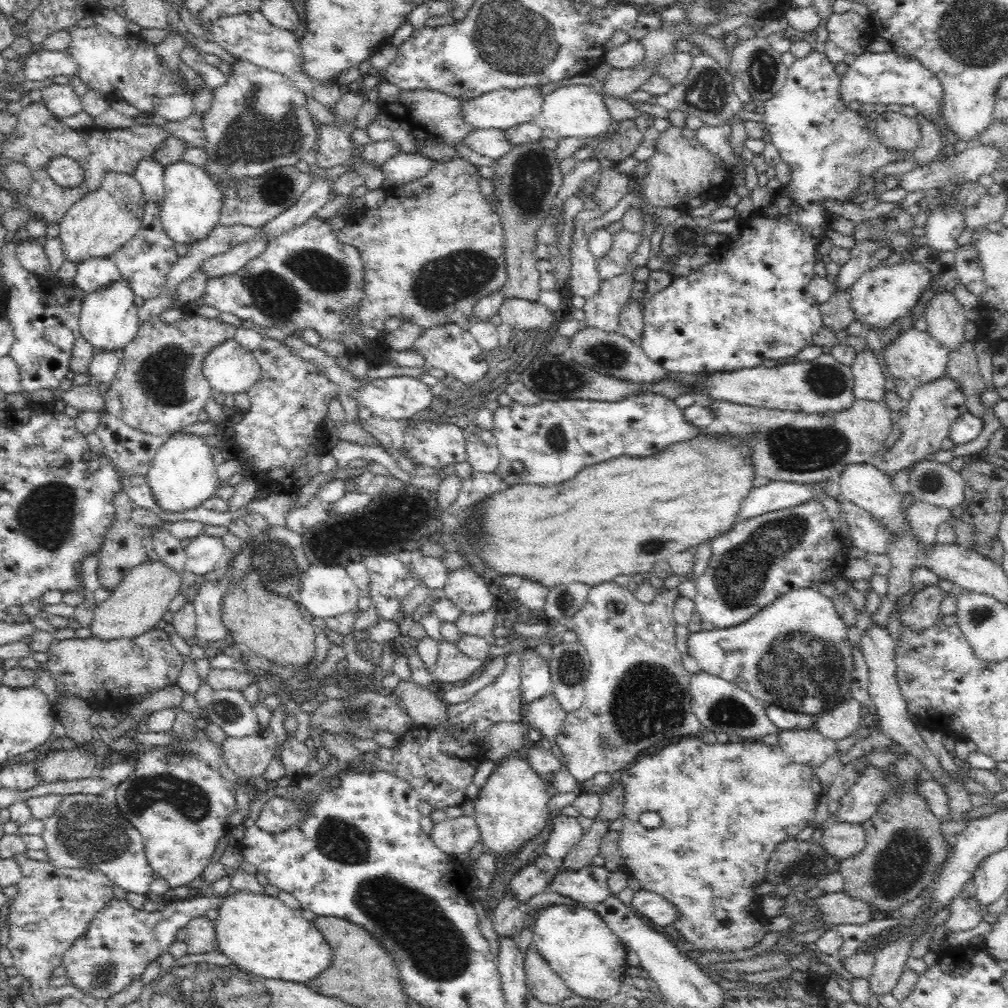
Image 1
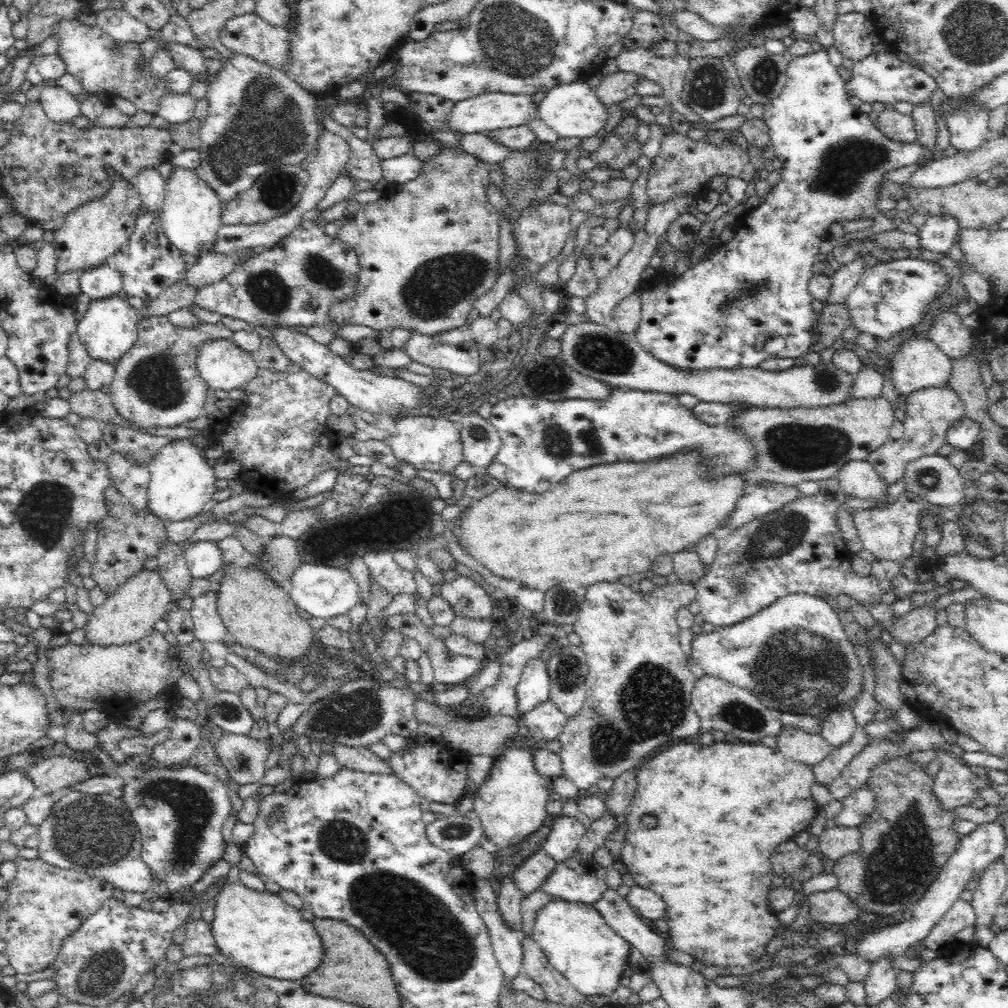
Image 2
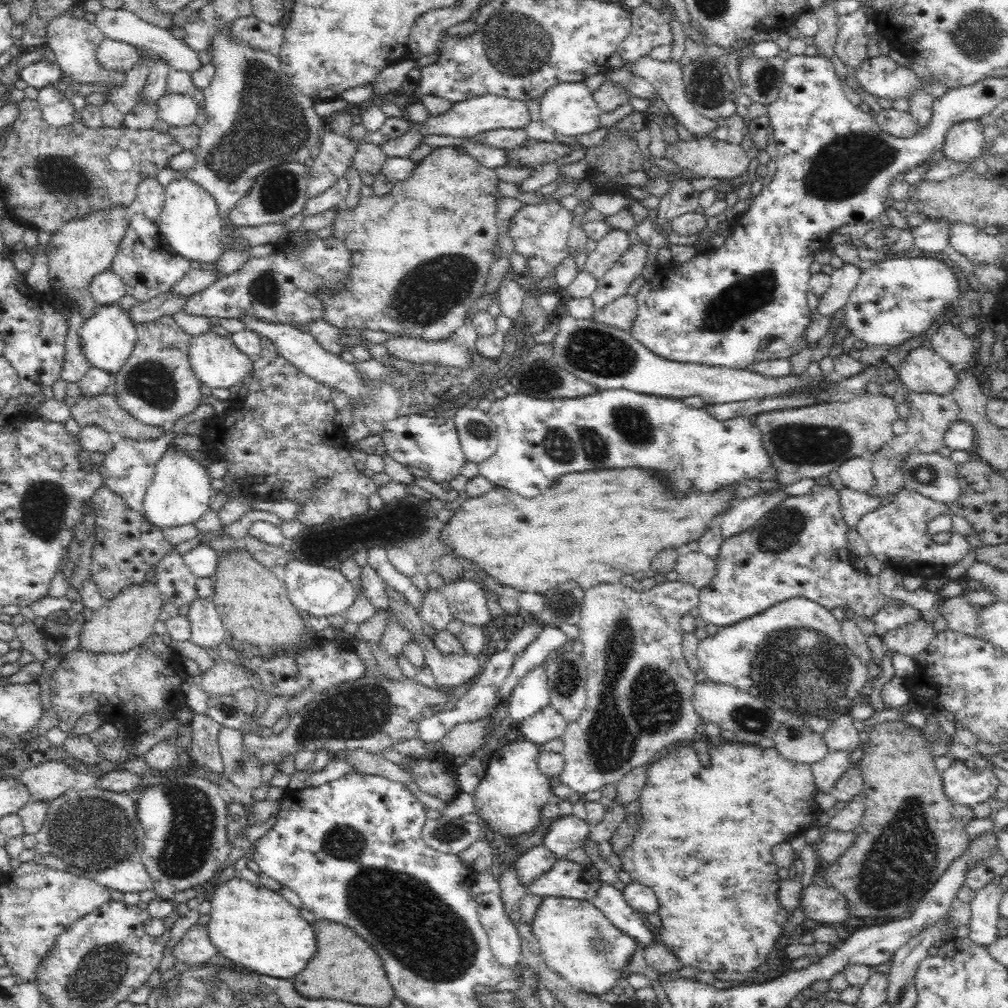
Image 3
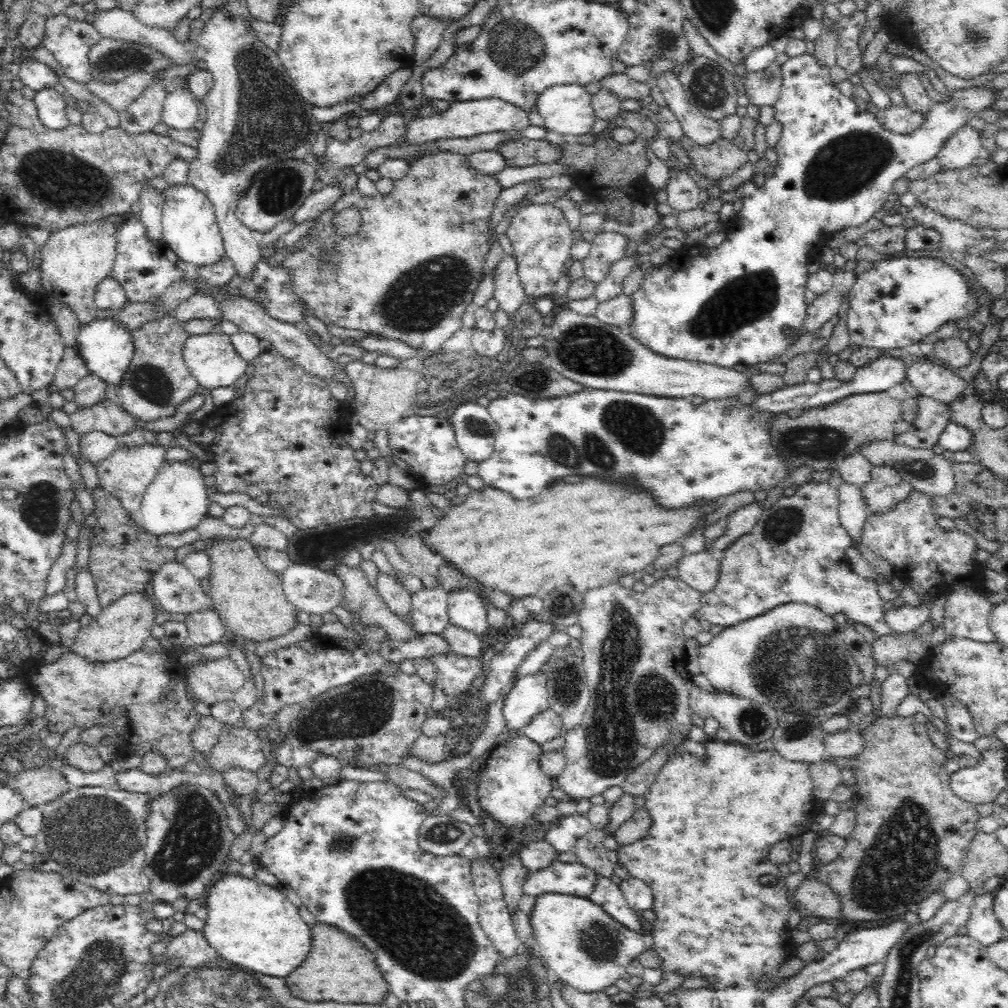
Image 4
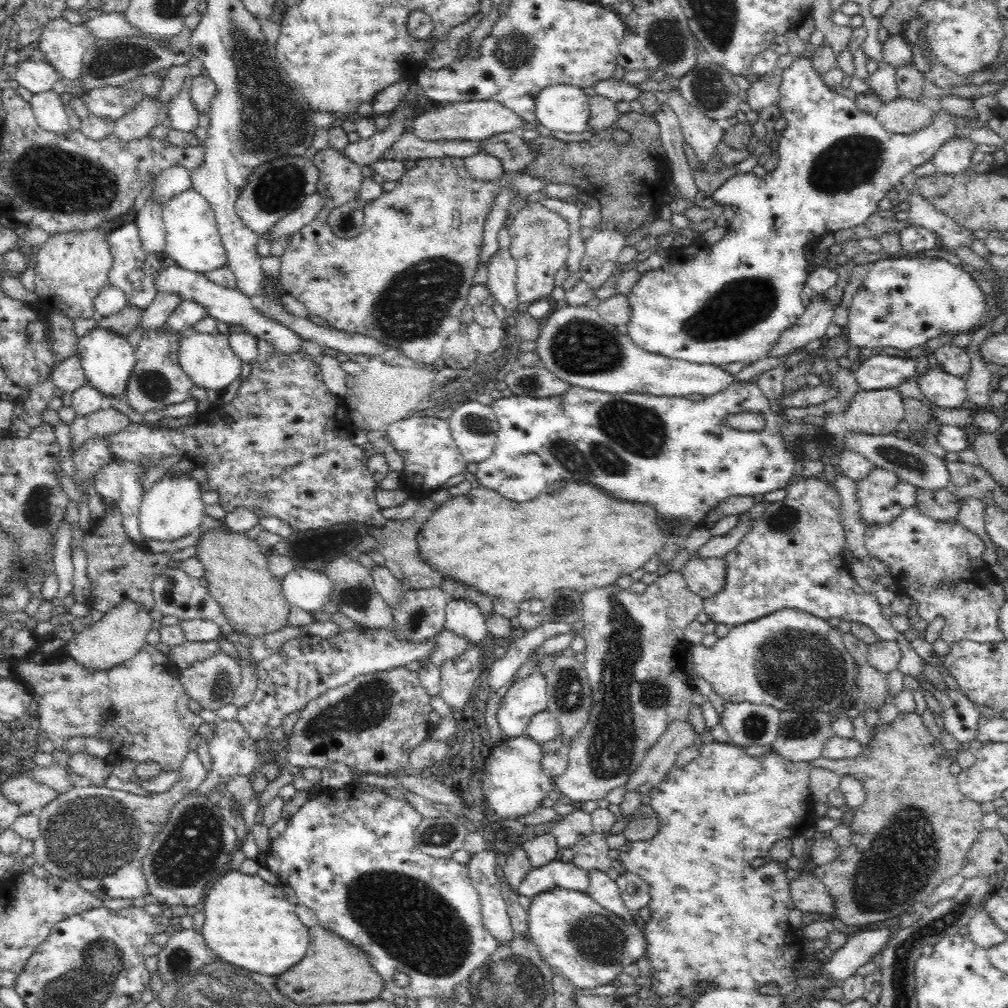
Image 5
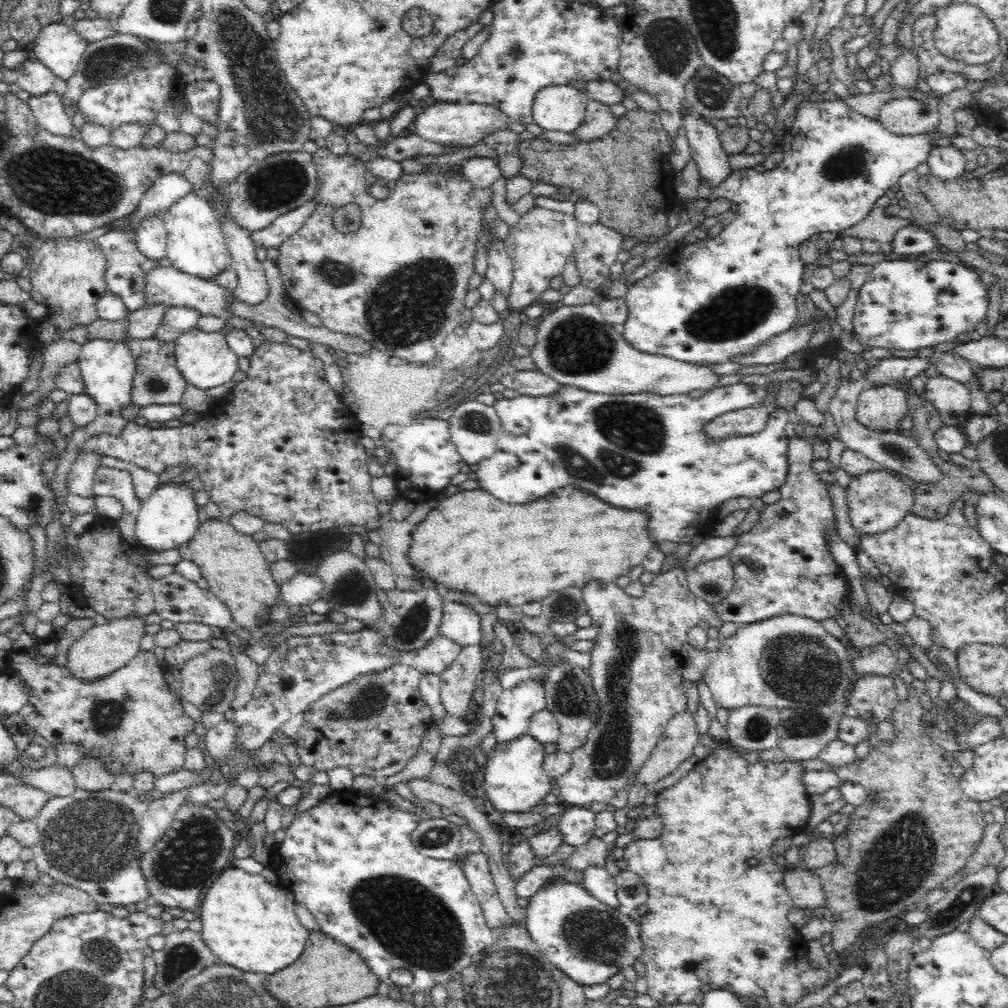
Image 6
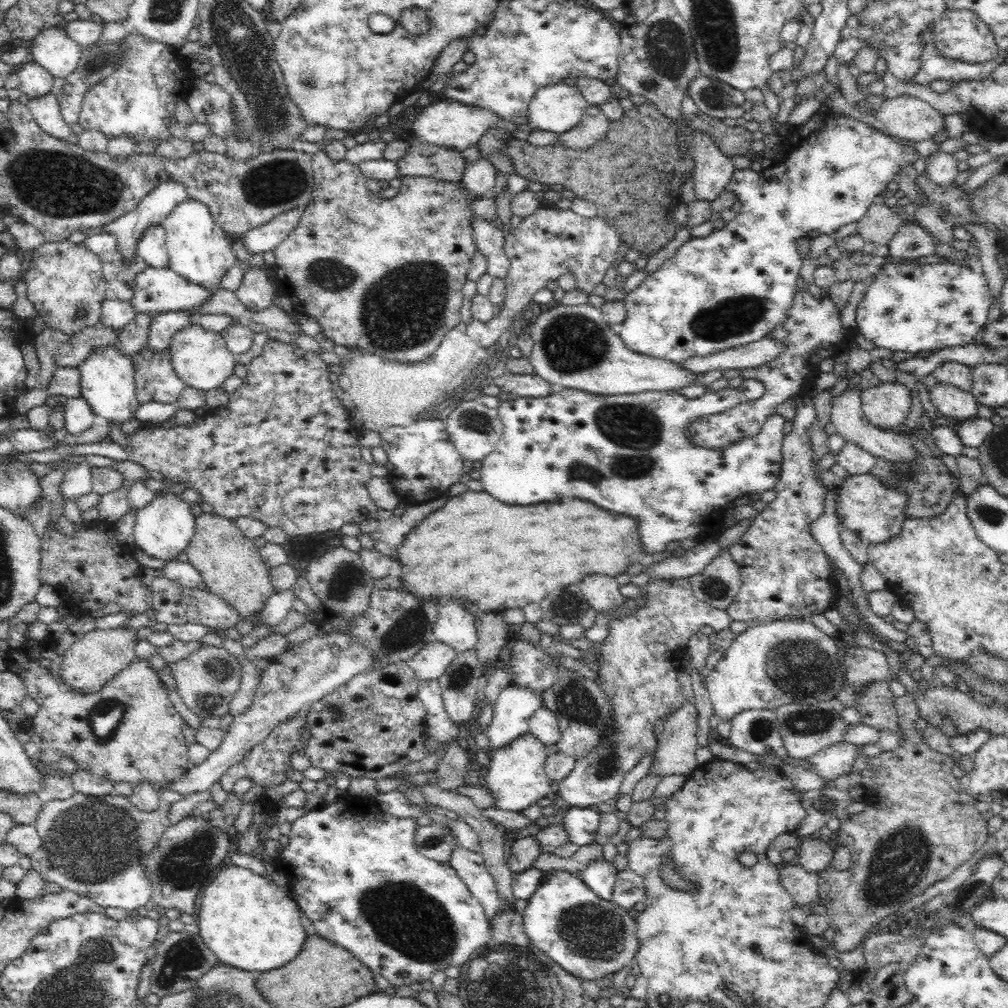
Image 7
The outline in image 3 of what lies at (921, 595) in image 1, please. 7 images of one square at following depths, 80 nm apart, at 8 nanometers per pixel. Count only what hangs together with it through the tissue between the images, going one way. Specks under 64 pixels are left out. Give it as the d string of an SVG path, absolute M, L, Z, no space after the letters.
M920 614L918 618L904 626L890 628L881 638L883 646L890 652L902 652L910 658L918 656L926 648L926 644L934 638L934 622Z

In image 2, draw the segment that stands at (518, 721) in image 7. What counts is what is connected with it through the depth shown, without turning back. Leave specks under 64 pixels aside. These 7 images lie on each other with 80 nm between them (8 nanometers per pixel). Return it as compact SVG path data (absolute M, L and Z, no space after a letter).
M539 656L530 658L524 666L516 691L521 716L541 701L548 700L550 689L547 664Z

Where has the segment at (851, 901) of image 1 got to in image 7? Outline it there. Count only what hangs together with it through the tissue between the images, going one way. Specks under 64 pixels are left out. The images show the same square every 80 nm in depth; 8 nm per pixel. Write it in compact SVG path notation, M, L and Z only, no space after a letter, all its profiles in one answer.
M797 863L783 864L780 869L780 879L794 904L802 906L811 902L820 903L819 876L816 873L806 871Z

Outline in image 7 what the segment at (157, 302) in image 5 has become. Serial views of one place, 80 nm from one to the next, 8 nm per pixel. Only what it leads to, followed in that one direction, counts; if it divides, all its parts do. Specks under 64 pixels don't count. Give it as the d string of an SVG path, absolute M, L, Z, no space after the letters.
M135 312L134 319L118 334L116 349L120 349L120 353L124 353L126 357L133 358L142 348L147 347L150 326L154 320L156 315L150 315L149 312Z

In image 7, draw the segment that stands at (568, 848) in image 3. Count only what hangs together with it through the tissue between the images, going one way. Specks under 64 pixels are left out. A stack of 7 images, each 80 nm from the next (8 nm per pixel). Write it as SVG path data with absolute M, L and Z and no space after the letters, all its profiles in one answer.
M566 807L560 812L568 841L579 848L595 842L600 812L595 808Z

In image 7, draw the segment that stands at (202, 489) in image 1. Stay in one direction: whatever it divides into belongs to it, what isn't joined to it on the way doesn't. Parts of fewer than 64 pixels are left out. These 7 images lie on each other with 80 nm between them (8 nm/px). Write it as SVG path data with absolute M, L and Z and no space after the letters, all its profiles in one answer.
M169 489L156 493L152 502L137 510L133 528L135 544L148 556L173 560L176 554L185 550L194 536L196 516L192 513L191 506L192 503L184 501L180 494L171 493Z

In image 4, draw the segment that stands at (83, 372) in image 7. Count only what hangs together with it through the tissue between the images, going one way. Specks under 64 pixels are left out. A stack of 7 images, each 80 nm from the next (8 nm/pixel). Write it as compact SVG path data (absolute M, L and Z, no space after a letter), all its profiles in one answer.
M116 316L95 319L93 322L81 325L80 333L77 335L77 348L92 375L99 376L106 384L115 385L120 385L120 378L124 376L135 354L132 331L124 327Z

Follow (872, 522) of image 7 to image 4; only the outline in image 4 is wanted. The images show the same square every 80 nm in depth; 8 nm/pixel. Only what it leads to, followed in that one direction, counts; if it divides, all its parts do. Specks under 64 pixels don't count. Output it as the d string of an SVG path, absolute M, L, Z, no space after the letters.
M873 466L871 474L872 480L861 488L869 514L892 510L900 500L908 498L910 490L913 489L890 466Z

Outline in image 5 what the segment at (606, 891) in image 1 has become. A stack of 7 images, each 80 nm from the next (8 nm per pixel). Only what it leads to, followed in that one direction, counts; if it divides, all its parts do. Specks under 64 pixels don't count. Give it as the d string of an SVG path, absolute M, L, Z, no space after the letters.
M554 860L541 868L534 868L524 878L519 894L532 898L541 892L554 888L564 888L586 893L590 882L590 872L584 871L573 862L564 863Z

